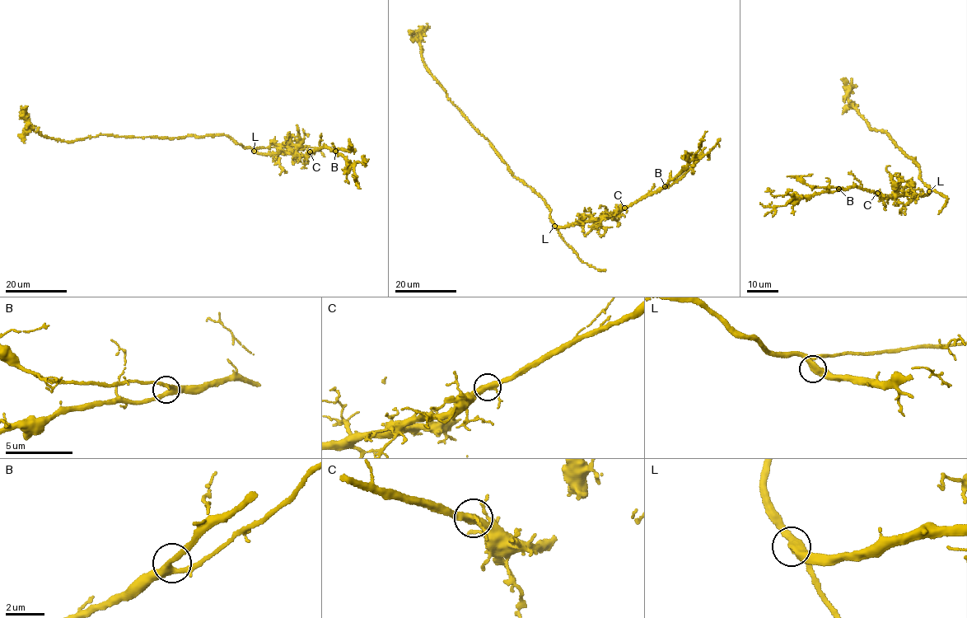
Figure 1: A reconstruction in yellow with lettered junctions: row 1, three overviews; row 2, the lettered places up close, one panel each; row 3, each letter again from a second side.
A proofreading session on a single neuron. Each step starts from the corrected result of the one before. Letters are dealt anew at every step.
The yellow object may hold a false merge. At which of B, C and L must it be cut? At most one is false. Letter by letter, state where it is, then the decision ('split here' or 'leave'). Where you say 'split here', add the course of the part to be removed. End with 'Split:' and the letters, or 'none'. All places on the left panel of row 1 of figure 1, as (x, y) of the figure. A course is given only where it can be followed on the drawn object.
B: at (335, 151); leave
C: at (310, 152); leave
L: at (254, 151); leave
Split: none

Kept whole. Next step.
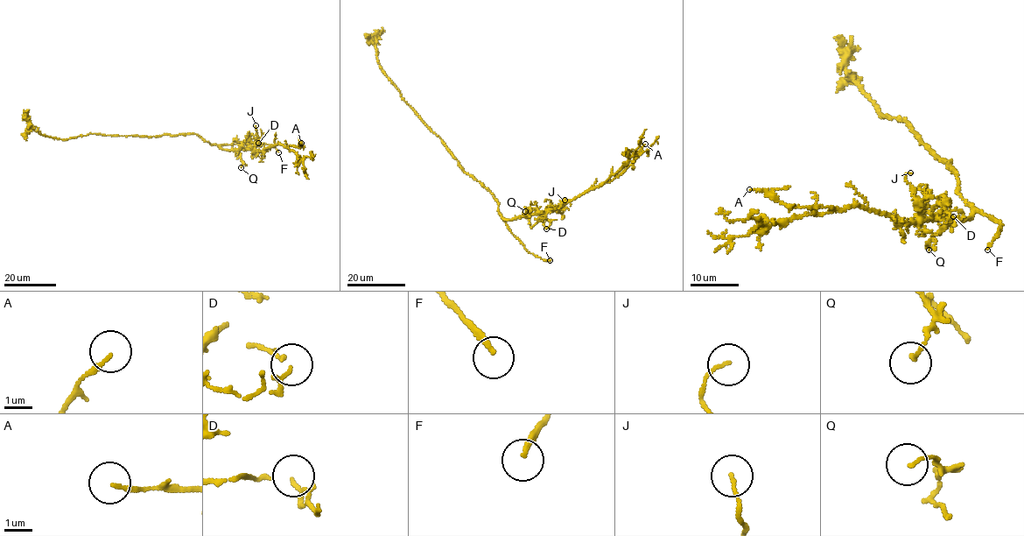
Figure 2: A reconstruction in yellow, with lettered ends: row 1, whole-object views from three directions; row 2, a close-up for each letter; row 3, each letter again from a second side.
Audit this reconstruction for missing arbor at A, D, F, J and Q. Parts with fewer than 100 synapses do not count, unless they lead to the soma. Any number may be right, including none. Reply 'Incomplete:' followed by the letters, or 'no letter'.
Incomplete: F

